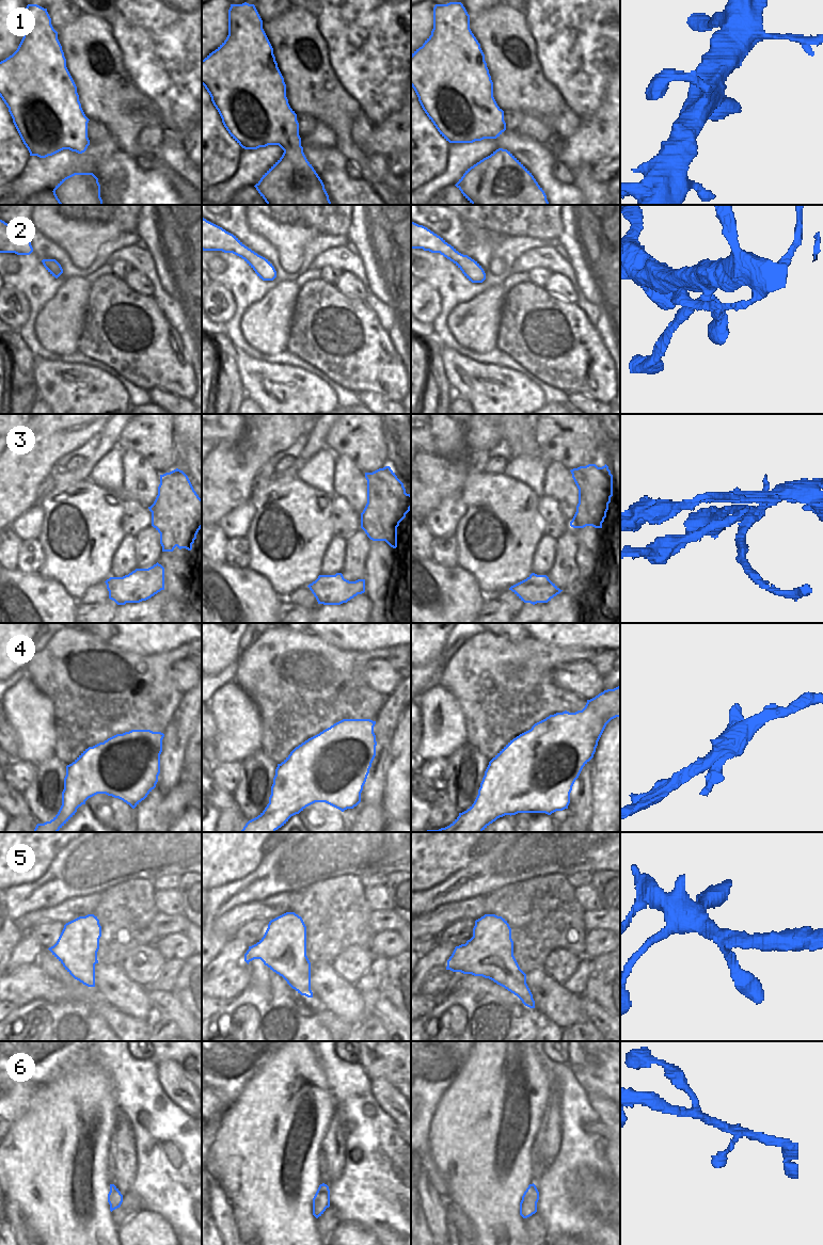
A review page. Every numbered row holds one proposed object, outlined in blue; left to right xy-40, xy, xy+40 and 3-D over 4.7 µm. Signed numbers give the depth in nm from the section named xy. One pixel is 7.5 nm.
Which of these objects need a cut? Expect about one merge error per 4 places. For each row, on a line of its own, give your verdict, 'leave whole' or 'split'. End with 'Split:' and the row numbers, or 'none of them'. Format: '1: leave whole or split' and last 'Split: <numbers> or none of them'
1: leave whole
2: leave whole
3: split
4: split
5: leave whole
6: leave whole
Split: 3, 4

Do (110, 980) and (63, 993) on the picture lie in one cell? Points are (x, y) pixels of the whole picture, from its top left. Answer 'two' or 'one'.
two

